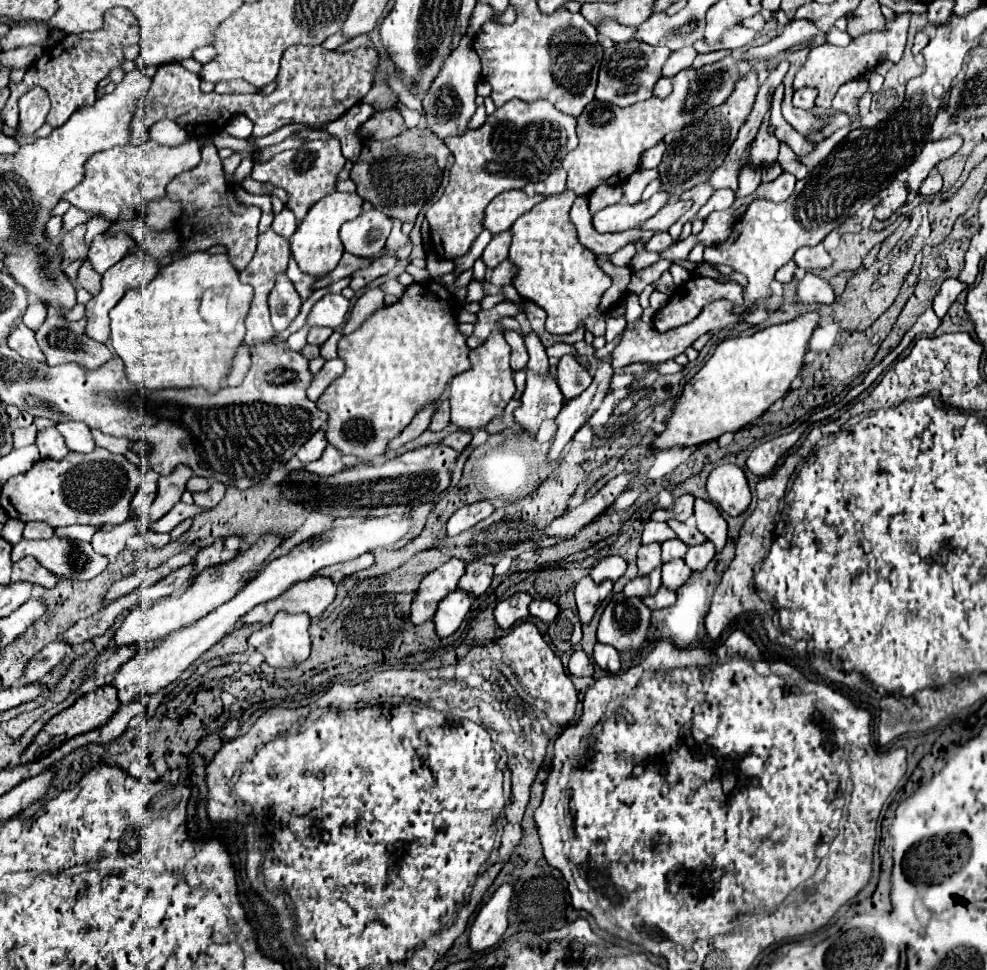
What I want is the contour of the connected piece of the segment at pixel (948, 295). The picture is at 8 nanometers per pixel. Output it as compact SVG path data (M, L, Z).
M946 279L946 281L942 283L940 293L938 293L936 299L934 299L934 311L936 311L936 315L938 315L940 319L946 315L948 307L954 303L954 299L956 299L966 287L968 287L968 285L964 285L964 283L958 281L958 279Z

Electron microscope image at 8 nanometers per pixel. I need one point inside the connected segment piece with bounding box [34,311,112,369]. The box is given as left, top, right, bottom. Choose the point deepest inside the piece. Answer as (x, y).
(61, 340)

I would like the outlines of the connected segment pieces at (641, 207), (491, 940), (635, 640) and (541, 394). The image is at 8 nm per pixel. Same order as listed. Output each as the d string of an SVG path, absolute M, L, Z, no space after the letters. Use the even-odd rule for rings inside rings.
M658 191L648 201L642 201L636 205L628 205L624 201L610 205L594 215L592 225L600 233L614 233L614 231L632 229L632 227L644 223L646 219L650 219L652 215L656 215L660 211L660 207L666 205L668 197L670 195L666 191Z
M502 885L492 895L492 899L478 911L468 937L468 945L472 951L484 951L500 941L500 937L508 927L510 899L512 899L512 885Z
M614 593L600 617L598 641L608 643L618 651L638 649L644 643L650 613L652 611L640 597L624 597L622 593Z
M530 333L526 335L526 349L528 349L528 365L526 365L526 375L528 375L528 381L526 381L526 391L522 395L522 405L514 411L514 417L516 417L516 423L524 425L524 431L530 433L530 435L536 435L538 427L542 425L544 419L554 419L562 405L564 405L564 397L556 385L556 379L550 375L550 363L548 363L548 355L546 355L546 347L540 343L540 337L536 333Z

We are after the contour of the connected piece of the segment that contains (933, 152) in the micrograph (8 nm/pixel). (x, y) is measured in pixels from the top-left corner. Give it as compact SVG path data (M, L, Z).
M952 135L948 139L940 139L940 141L930 141L924 145L924 149L920 151L920 155L912 161L912 165L908 165L906 173L908 177L904 179L908 191L916 193L920 189L920 183L930 175L930 171L942 161L952 157L958 149L962 147L962 139L958 135Z

